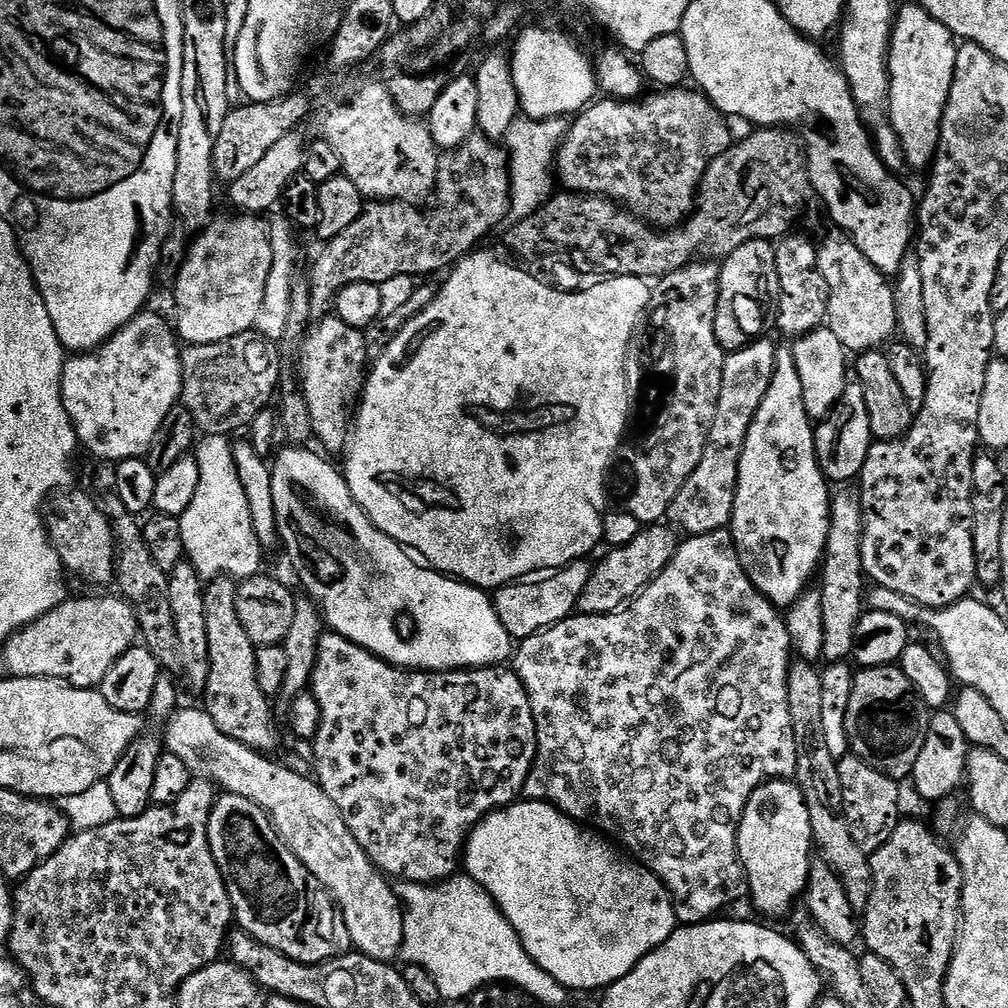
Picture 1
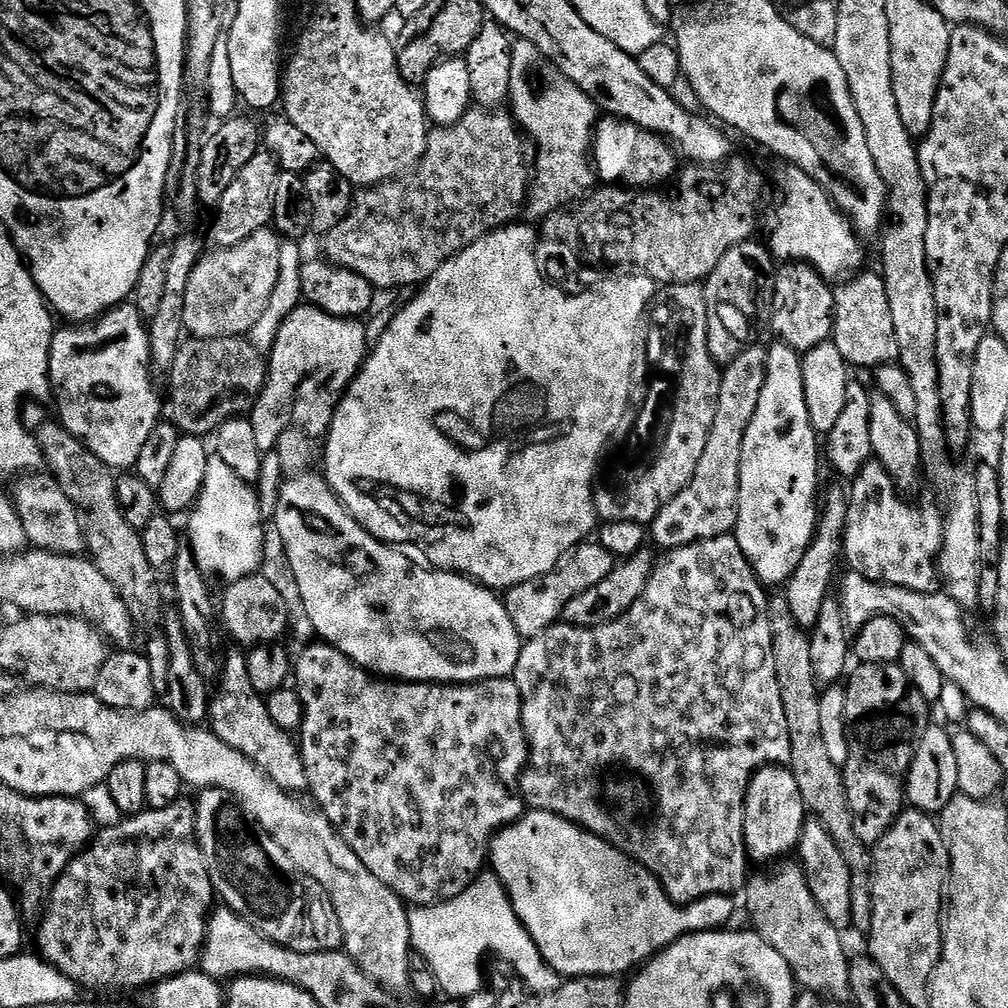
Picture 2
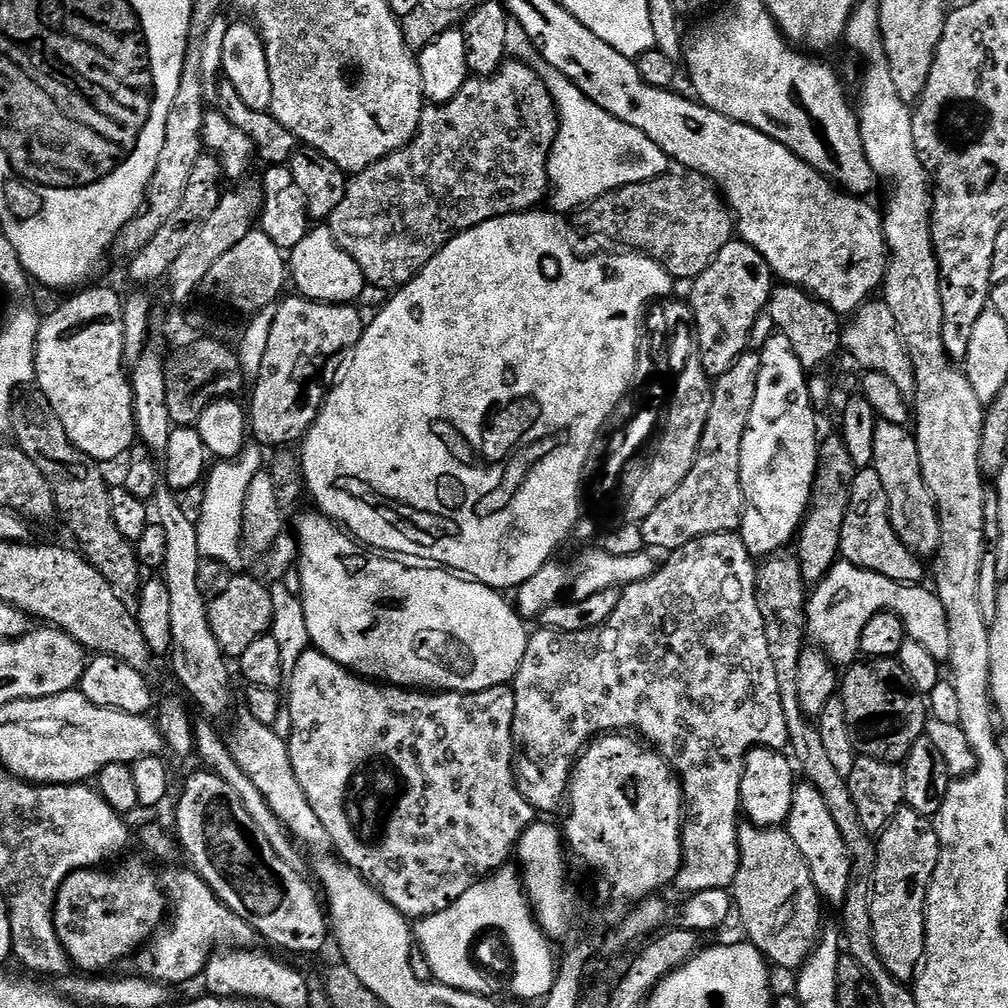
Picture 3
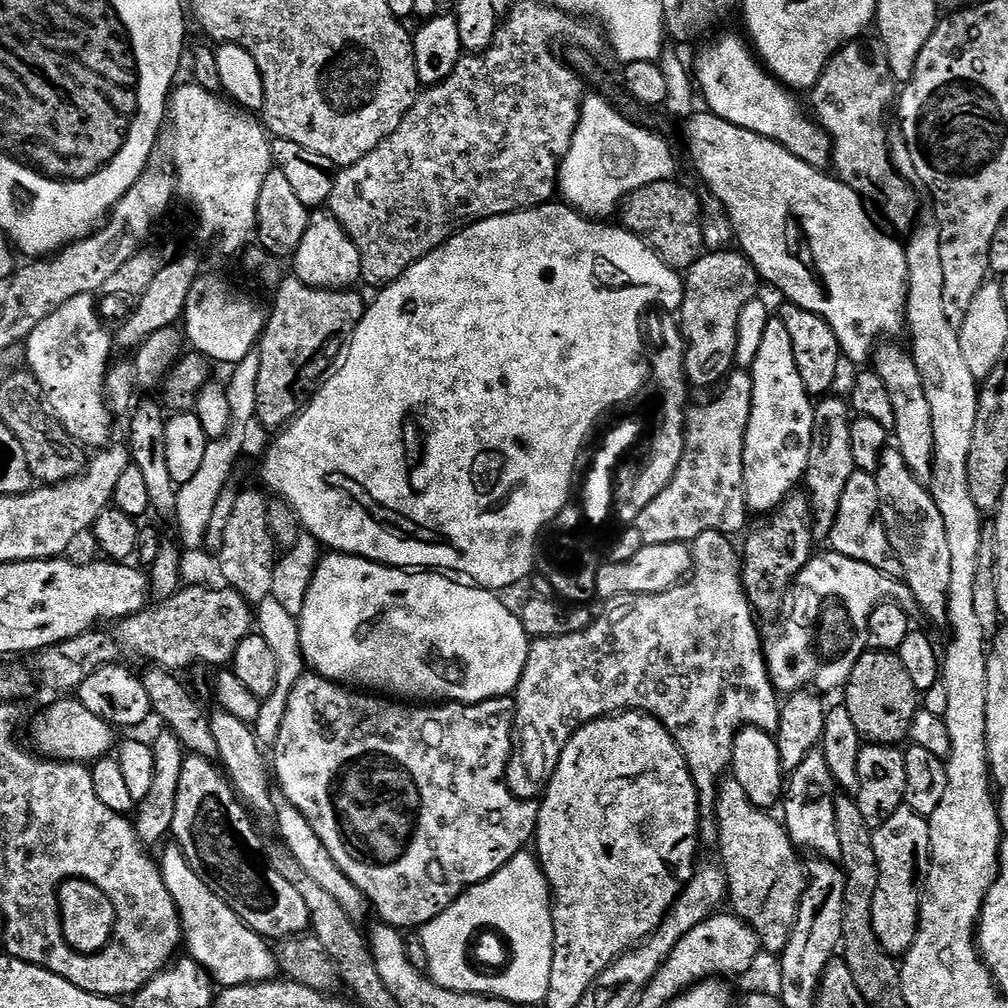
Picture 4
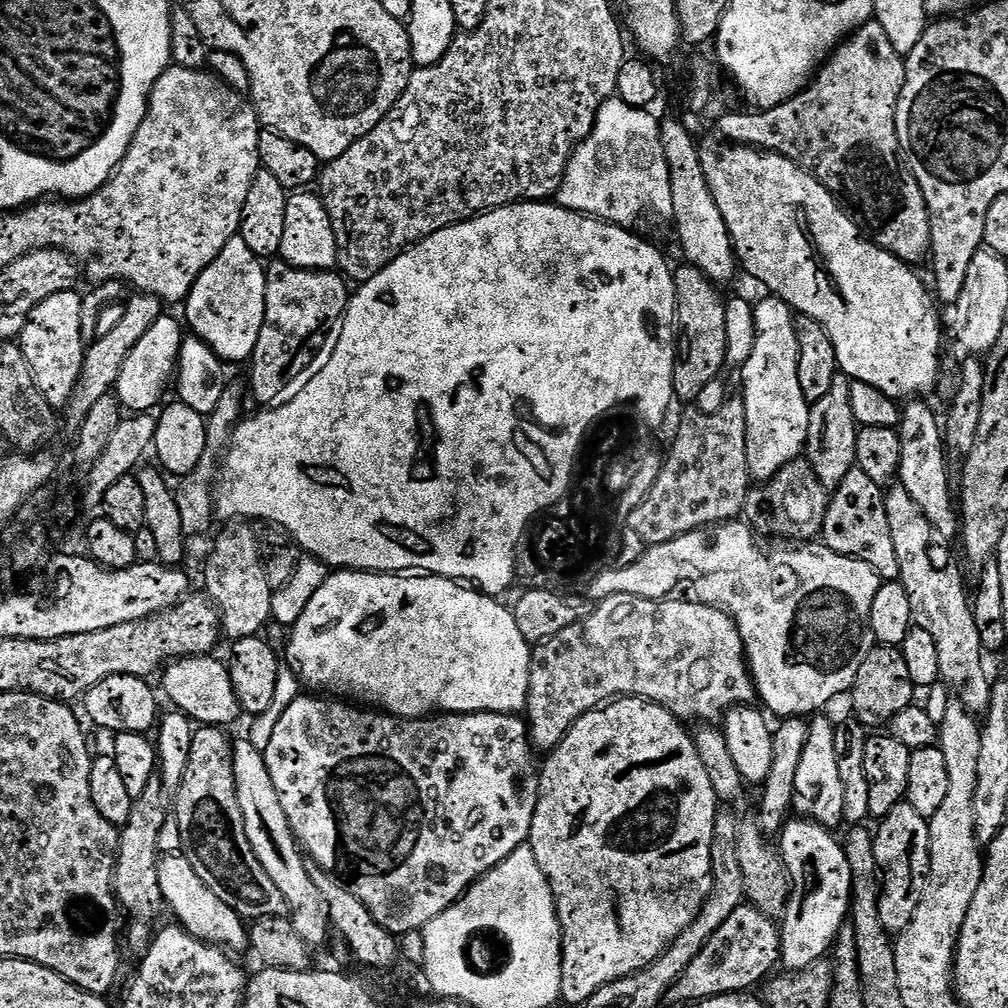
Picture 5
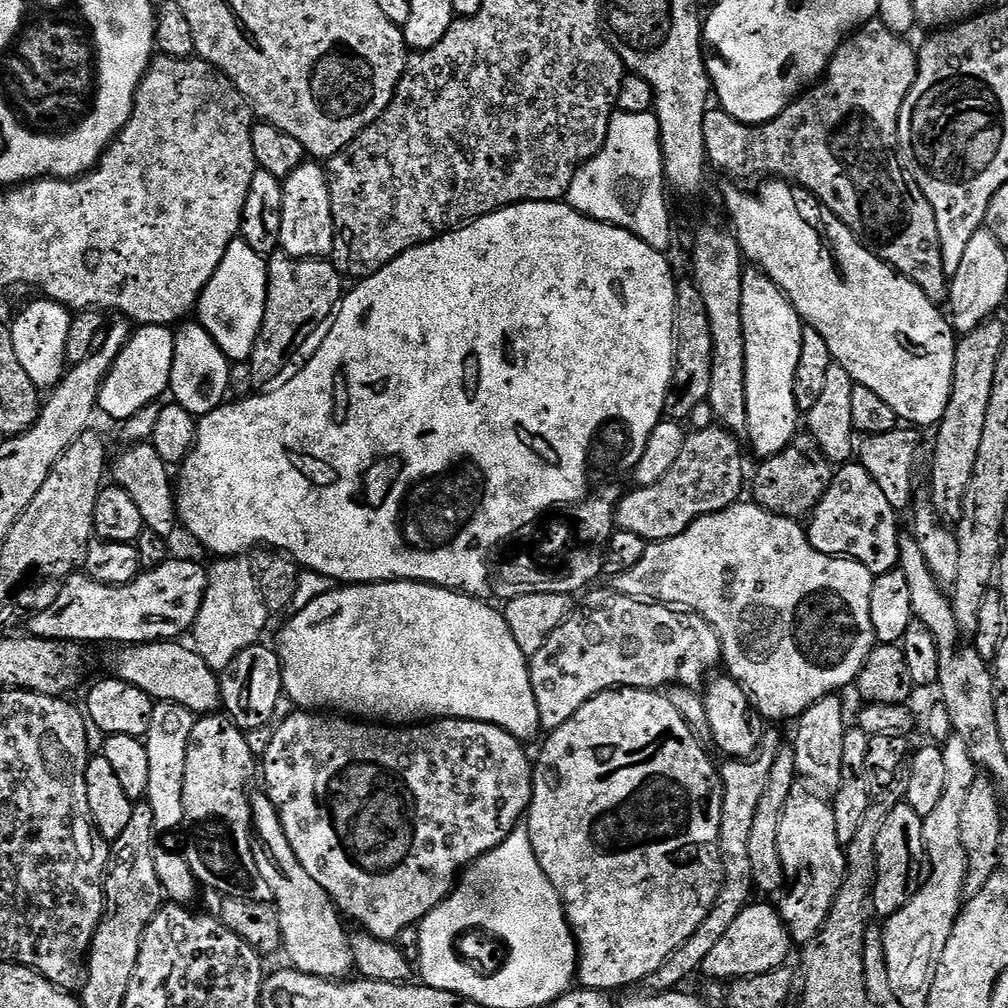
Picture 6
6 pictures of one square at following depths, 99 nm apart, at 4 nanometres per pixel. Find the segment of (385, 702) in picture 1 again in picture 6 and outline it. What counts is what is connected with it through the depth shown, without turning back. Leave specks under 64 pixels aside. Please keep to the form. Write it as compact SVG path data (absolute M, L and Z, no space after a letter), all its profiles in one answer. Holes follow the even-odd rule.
M296 710L284 722L275 727L273 741L270 742L269 748L262 757L262 763L264 763L264 784L262 784L262 788L263 791L267 792L270 802L274 802L274 806L278 812L278 818L282 824L282 830L286 832L286 842L290 842L290 850L294 850L298 862L302 862L302 870L306 870L306 874L310 874L310 878L314 878L314 882L318 882L318 886L322 886L322 890L326 890L326 894L330 894L330 898L335 902L337 908L340 909L345 917L353 916L360 923L357 925L363 931L369 932L369 934L379 940L395 941L397 934L402 930L406 930L406 926L410 926L411 924L419 925L424 916L430 914L430 910L438 907L441 900L449 892L453 891L454 885L458 880L458 873L461 870L467 869L469 866L475 864L481 856L486 855L490 850L494 850L525 819L528 807L532 804L532 770L534 760L531 755L528 757L528 752L524 748L527 747L518 738L514 738L514 734L510 734L498 726L487 724L481 720L436 718L431 722L417 723L415 726L385 726L380 722L361 722L356 718L345 718L340 714L321 714L316 710Z

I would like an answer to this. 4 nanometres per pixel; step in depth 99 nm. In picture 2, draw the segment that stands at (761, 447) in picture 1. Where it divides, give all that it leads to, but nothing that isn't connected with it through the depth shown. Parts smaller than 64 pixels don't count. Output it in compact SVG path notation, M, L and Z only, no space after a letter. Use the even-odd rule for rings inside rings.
M779 342L773 343L768 348L768 357L766 358L766 382L762 386L762 398L758 398L758 410L754 410L754 418L750 422L750 430L746 430L746 442L742 442L742 470L740 471L740 493L738 494L738 502L736 503L736 527L734 529L734 535L738 546L742 546L742 554L746 554L748 559L748 565L752 567L752 573L756 575L757 580L765 586L771 586L771 584L777 584L777 586L783 586L787 584L790 574L794 574L794 569L798 567L798 562L802 562L802 554L806 554L806 546L810 546L810 542L814 538L816 533L816 522L818 519L818 496L816 500L816 479L820 476L820 460L822 464L822 456L816 453L816 440L818 440L818 433L811 426L810 413L806 406L806 394L803 392L803 366L801 364L801 353L794 351L790 346L781 344Z

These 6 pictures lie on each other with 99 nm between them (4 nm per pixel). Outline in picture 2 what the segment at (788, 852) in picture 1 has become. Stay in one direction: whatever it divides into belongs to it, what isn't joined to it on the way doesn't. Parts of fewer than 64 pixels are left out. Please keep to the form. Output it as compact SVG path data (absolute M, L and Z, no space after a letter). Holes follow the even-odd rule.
M769 766L761 768L760 771L753 774L751 782L748 783L748 793L744 803L744 844L748 848L748 855L753 861L772 860L768 862L776 862L787 857L784 855L791 848L793 851L800 843L805 819L804 799L798 790L798 782L794 782L794 774L787 767Z

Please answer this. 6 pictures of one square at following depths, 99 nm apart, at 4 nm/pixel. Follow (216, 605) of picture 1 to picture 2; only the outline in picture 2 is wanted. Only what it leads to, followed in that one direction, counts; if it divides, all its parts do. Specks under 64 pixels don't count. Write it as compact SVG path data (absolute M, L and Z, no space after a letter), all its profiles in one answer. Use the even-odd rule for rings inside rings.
M243 651L232 652L222 660L222 671L218 677L220 692L213 691L208 706L207 723L215 736L222 738L226 746L232 746L250 762L254 762L282 790L293 794L308 792L308 779L300 750L293 733L282 730L270 718L265 697L254 690L250 674L246 670L247 655Z

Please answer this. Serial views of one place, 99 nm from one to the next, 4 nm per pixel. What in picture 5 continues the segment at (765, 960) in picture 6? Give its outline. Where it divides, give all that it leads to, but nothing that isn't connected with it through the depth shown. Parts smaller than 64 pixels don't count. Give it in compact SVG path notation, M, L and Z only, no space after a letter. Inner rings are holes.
M742 903L726 922L722 922L710 940L698 950L694 962L686 966L686 972L674 986L670 986L667 1003L690 1006L699 1000L714 998L731 992L746 992L763 985L777 971L780 964L780 929L771 916L762 914L750 903Z

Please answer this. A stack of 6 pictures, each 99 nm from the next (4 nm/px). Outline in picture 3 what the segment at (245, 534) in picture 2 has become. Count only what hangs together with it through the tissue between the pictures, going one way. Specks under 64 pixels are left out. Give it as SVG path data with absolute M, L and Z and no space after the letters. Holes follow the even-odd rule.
M255 442L245 443L235 460L221 460L207 473L203 481L204 501L200 504L200 516L196 520L198 550L205 561L217 560L228 568L240 564L243 540L243 502L250 482L259 472L265 471L266 452ZM265 455L265 456L264 456ZM213 471L213 472L212 472Z

